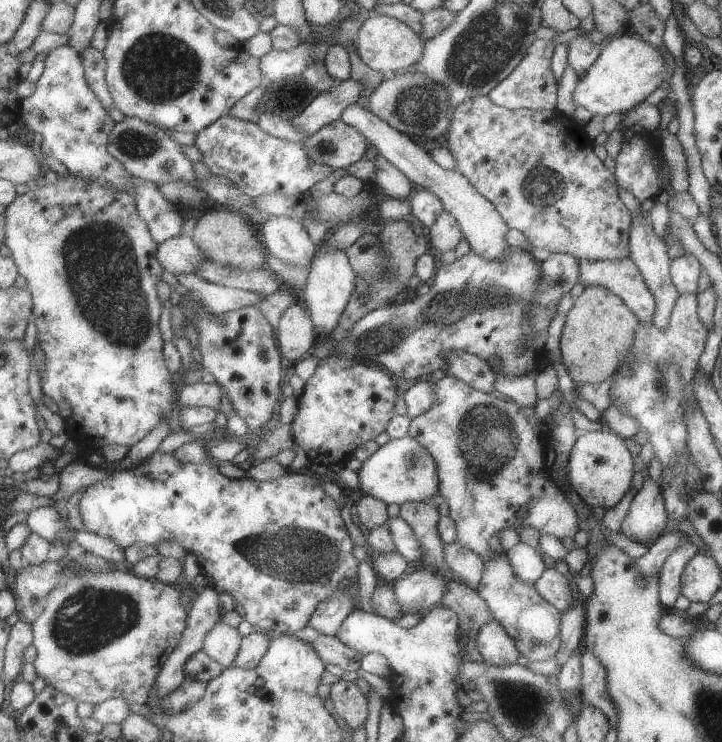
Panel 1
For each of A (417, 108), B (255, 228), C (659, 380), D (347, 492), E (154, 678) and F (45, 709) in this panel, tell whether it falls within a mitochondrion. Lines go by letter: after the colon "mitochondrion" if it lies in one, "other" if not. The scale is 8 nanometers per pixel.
A: mitochondrion
B: other
C: mitochondrion
D: other
E: other
F: other

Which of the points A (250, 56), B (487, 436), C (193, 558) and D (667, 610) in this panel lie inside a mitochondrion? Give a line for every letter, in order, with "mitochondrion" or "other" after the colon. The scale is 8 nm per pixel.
A: other
B: mitochondrion
C: other
D: other

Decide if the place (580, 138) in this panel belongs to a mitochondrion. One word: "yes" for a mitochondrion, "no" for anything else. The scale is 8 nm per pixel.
no

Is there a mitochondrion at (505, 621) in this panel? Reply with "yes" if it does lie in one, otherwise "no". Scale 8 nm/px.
no

